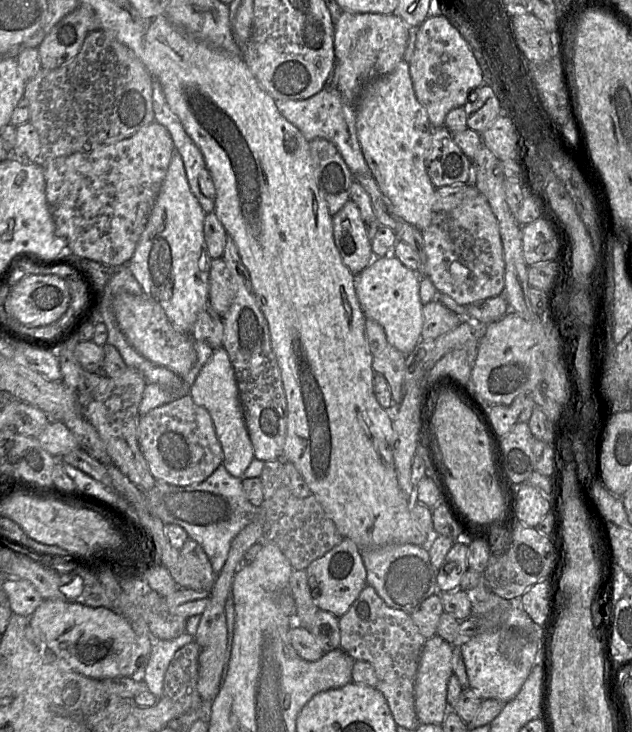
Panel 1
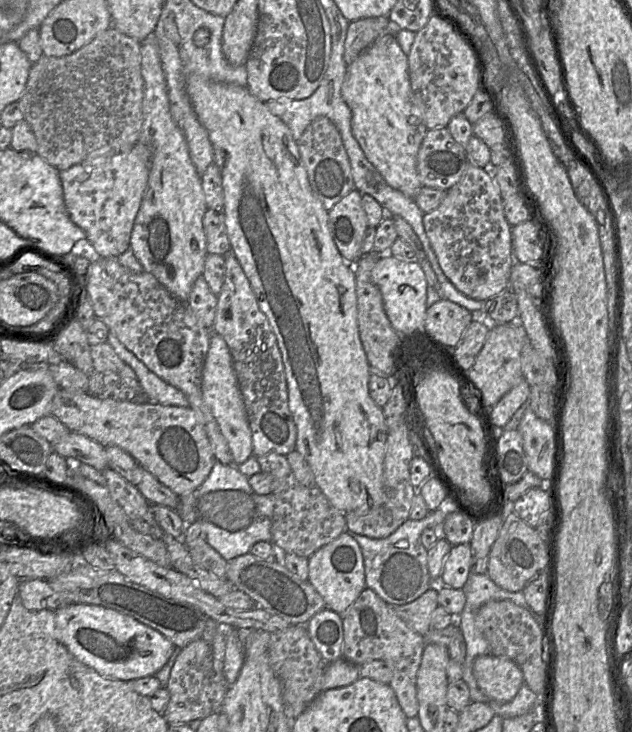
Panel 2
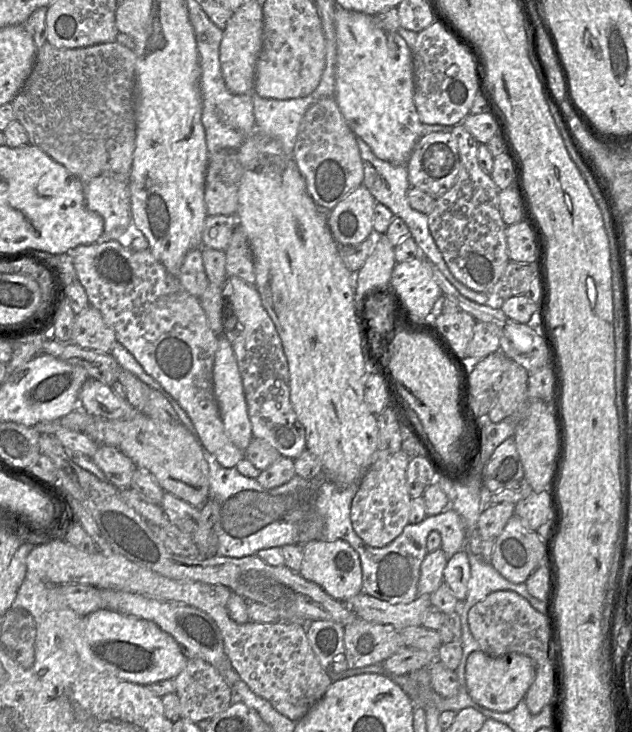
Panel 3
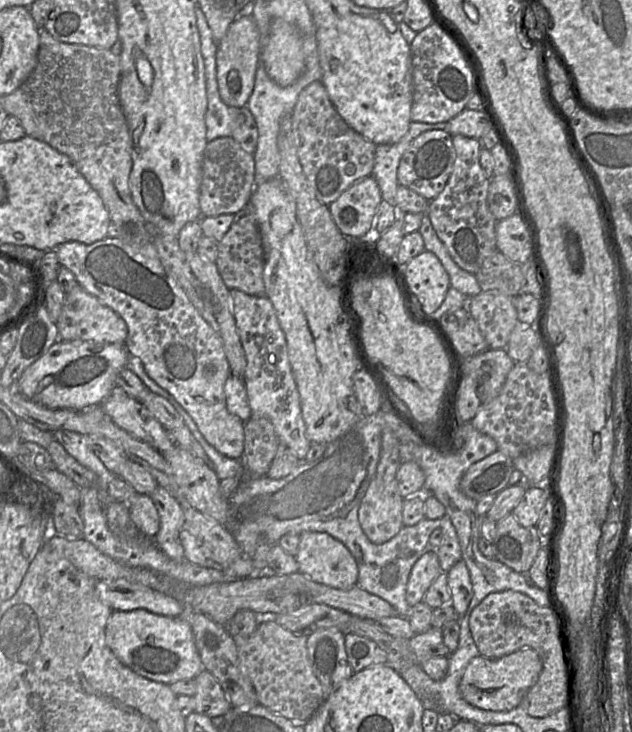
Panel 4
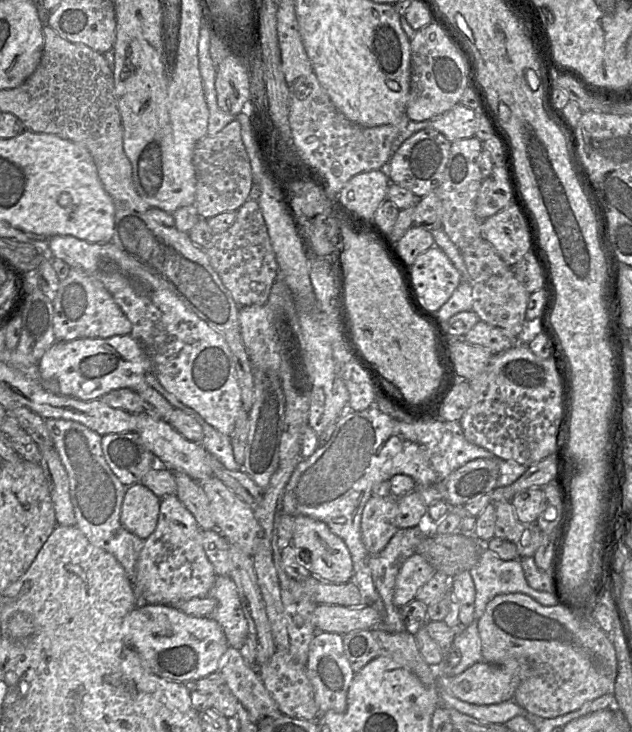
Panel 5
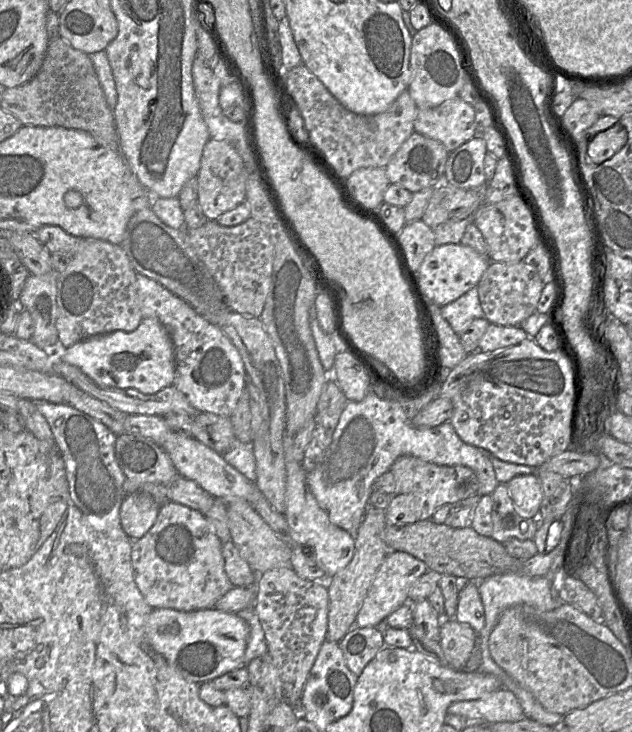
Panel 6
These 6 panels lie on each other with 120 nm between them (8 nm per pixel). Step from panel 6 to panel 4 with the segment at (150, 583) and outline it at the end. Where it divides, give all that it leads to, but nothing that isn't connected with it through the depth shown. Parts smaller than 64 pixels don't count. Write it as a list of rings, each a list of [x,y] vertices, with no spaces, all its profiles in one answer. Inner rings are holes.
[[[160,485],[150,494],[150,497],[160,518],[160,528],[154,536],[154,542],[170,559],[186,560],[179,538],[185,522],[182,506],[172,494]]]

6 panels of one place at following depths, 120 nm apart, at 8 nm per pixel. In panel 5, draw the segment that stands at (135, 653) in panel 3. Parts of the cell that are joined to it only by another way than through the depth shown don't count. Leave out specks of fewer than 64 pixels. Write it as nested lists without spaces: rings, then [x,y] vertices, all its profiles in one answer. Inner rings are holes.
[[[145,604],[129,614],[132,643],[157,676],[180,682],[195,682],[218,670],[219,660],[229,647],[225,633],[211,617],[196,617],[165,604]]]

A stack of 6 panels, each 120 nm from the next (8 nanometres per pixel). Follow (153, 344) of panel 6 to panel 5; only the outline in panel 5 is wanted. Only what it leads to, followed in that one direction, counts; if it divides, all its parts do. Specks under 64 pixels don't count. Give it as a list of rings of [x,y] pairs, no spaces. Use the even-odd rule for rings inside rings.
[[[126,334],[56,341],[38,362],[38,369],[42,379],[58,383],[60,395],[91,401],[115,389],[140,391],[149,386],[145,377],[152,372],[152,363],[142,345]]]

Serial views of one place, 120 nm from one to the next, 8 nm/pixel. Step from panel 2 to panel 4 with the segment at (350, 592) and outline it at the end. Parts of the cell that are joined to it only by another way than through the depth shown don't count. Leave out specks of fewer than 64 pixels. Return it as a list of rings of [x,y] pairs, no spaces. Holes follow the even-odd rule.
[[[325,532],[301,533],[295,560],[299,566],[299,572],[317,583],[340,590],[350,589],[357,583],[358,566],[353,555],[341,541]]]

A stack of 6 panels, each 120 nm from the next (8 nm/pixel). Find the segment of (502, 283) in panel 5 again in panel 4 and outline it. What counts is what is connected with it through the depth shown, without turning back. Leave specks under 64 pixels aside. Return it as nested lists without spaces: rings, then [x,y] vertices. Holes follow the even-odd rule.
[[[495,290],[481,291],[478,295],[467,298],[461,307],[467,309],[477,322],[488,343],[488,349],[506,348],[512,330],[519,323],[513,298]]]

